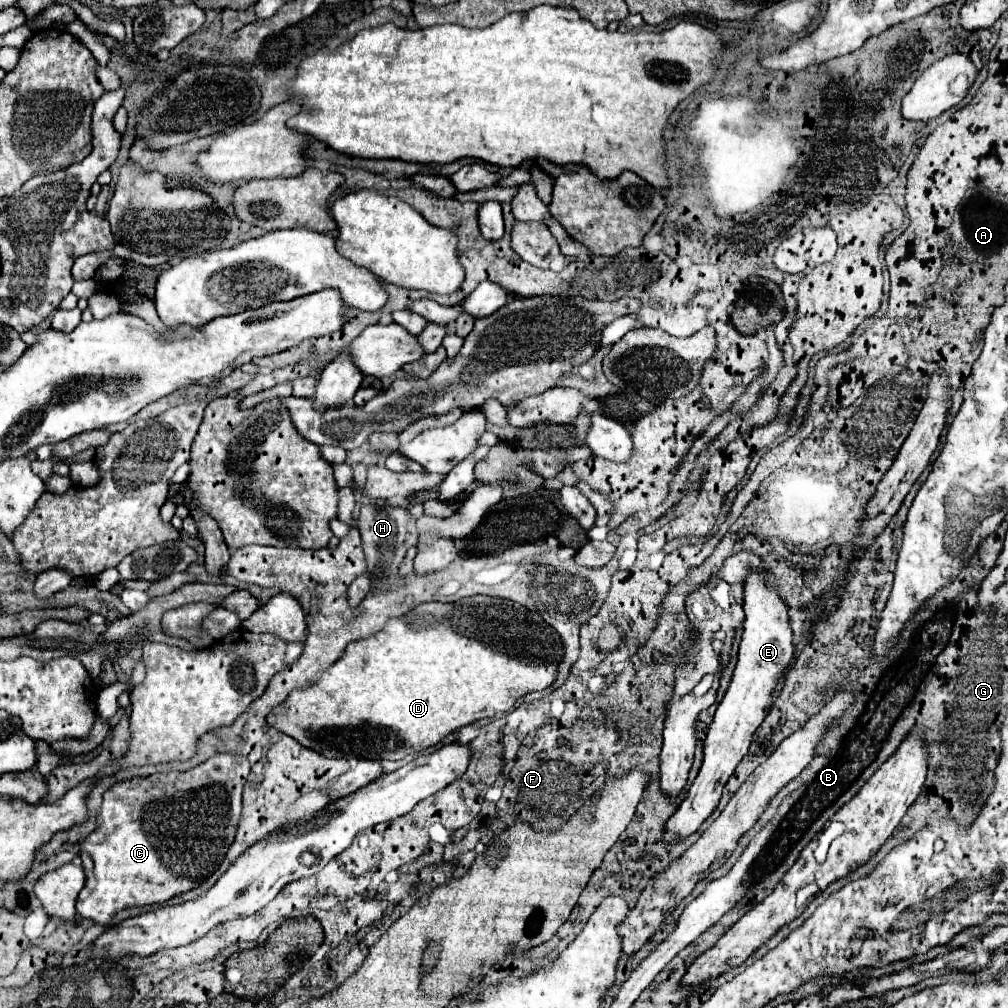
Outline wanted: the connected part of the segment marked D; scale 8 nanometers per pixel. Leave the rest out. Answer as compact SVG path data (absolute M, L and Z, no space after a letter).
M470 596L470 598L464 598L464 600L452 602L452 604L426 602L426 604L416 606L414 610L410 610L406 616L390 620L386 624L386 628L380 630L378 634L374 634L374 636L370 636L366 640L356 640L356 642L348 644L344 656L332 668L328 668L322 674L322 680L318 680L310 688L302 688L302 690L290 692L288 700L284 704L276 706L268 714L268 724L274 726L280 732L292 736L302 746L324 754L326 758L402 760L408 754L422 752L426 748L436 746L444 736L456 732L458 728L462 728L466 724L472 724L476 720L492 718L492 716L498 716L502 712L508 712L518 698L522 698L522 696L526 696L530 692L544 690L544 688L552 686L556 676L558 676L558 664L562 662L562 656L564 656L564 648L562 648L562 640L560 640L558 632L554 632L554 628L550 624L546 624L540 614L536 614L536 612L524 608L522 604L512 602L512 600L502 600L502 598L492 598L492 596Z

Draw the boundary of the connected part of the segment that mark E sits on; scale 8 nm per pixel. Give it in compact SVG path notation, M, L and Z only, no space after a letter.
M752 572L746 580L744 592L746 592L744 594L746 620L744 620L744 636L740 642L738 666L734 670L730 688L724 700L718 704L714 720L708 728L700 772L696 780L690 784L686 798L670 816L670 822L666 822L664 826L664 838L668 844L678 844L690 834L694 834L702 826L702 822L716 810L718 800L722 796L722 788L732 776L734 768L746 756L748 746L752 742L752 734L762 724L764 716L768 714L768 708L772 704L770 696L774 692L778 676L790 664L792 654L794 654L792 630L790 630L786 606L778 594L778 588L770 580L768 584L764 584L762 576L758 576L758 572Z

